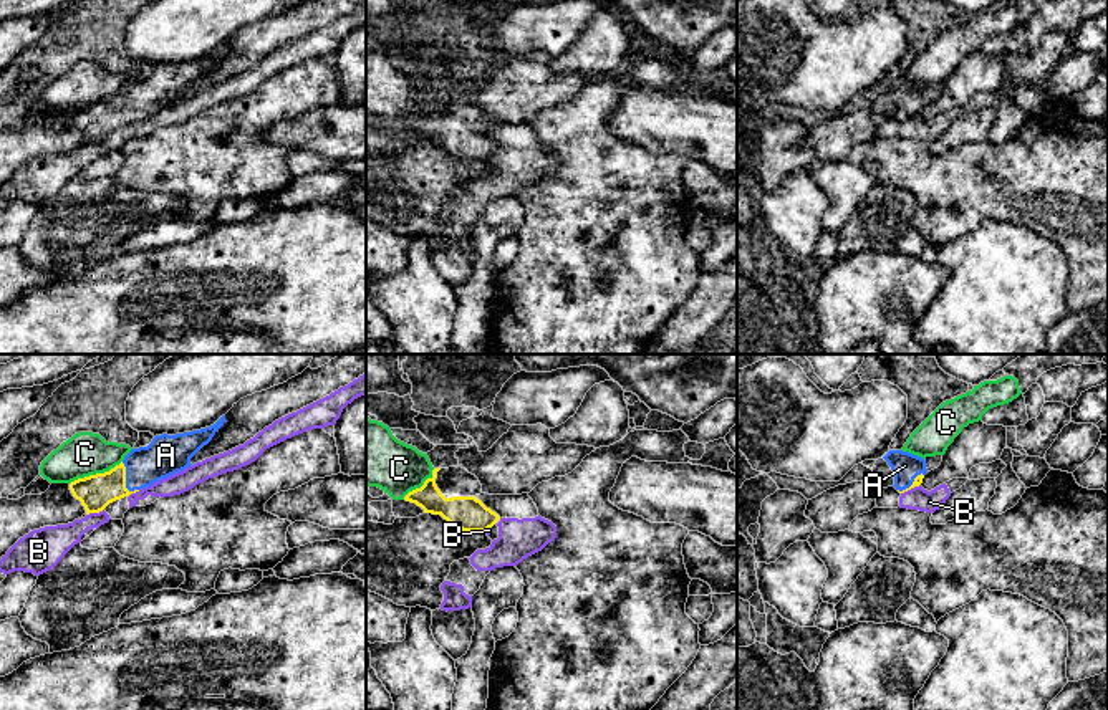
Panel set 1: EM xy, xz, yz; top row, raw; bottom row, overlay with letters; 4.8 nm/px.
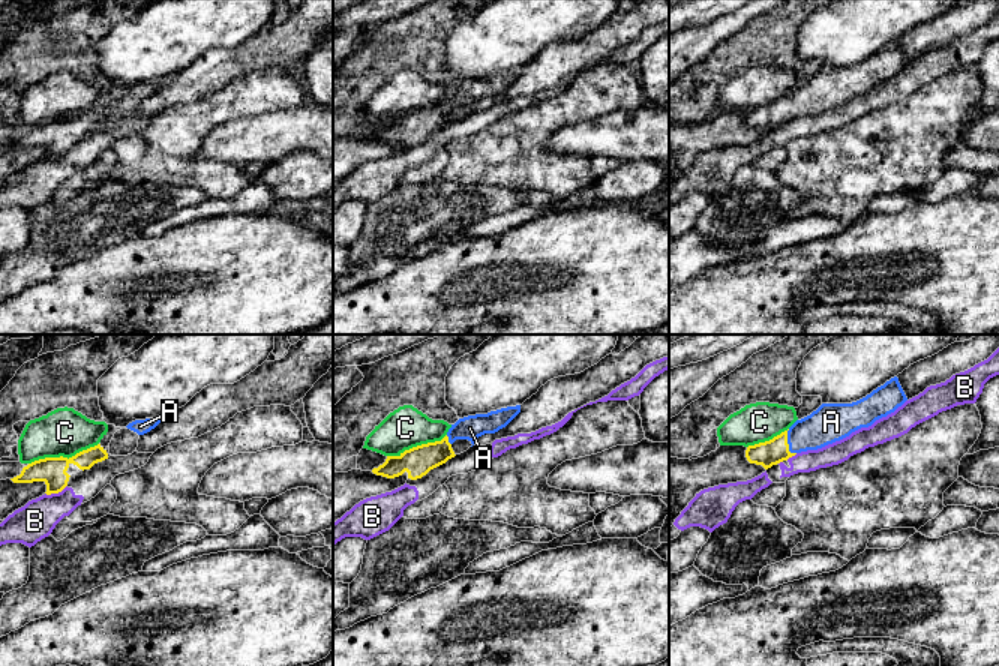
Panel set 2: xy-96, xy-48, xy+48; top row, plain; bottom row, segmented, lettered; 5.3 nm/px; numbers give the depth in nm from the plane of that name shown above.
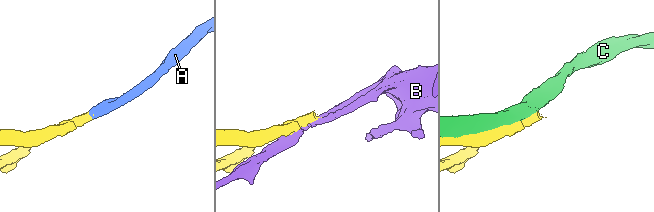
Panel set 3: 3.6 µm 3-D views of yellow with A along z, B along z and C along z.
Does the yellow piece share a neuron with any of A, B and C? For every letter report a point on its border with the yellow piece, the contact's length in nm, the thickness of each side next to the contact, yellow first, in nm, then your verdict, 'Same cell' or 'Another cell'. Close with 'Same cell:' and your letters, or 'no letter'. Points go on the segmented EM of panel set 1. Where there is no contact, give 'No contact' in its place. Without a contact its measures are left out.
A: Touches yellow at xy (125, 480). Shared border 170 nm. Thickness 170 nm (yellow) against 190 nm. Same cell
B: Touches yellow at xy (95, 512). Shared border 90 nm. Thickness 170 nm (yellow) against 160 nm. Another cell
C: Touches yellow at xy (96, 474). Shared border 280 nm. Thickness 170 nm (yellow) against 220 nm. Another cell
Same cell: A

